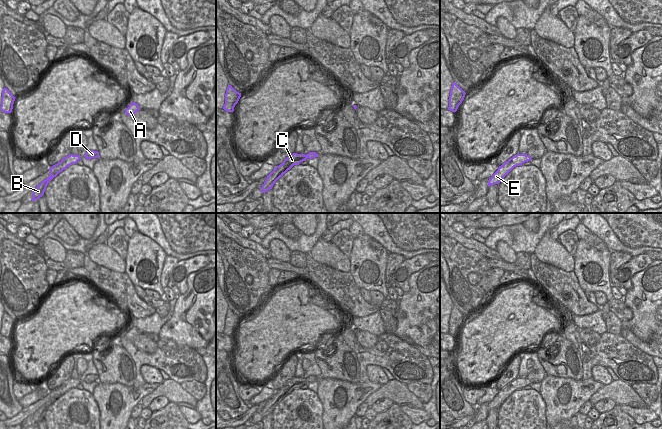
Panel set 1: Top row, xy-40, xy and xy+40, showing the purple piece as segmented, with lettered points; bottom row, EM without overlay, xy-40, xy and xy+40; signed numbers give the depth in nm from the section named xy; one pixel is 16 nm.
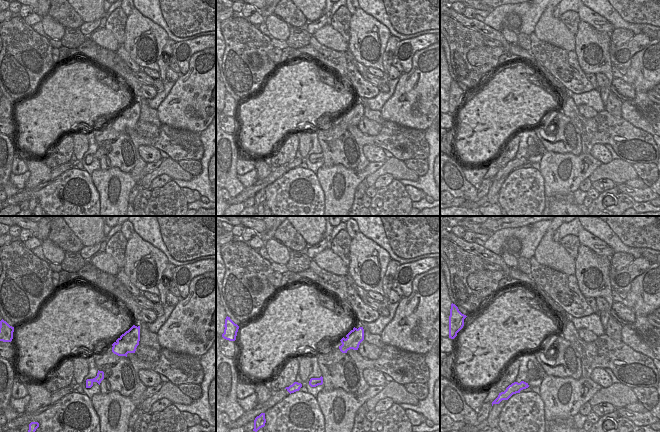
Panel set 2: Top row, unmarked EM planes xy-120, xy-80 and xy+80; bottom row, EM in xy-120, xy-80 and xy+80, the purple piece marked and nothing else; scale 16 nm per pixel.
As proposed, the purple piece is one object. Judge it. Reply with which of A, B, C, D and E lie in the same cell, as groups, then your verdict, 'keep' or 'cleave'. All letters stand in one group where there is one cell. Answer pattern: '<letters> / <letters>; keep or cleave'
A B C D E; keep

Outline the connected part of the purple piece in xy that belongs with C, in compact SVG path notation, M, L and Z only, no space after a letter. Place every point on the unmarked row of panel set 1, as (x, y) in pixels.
M309 376L308 378L297 378L293 377L288 380L282 388L276 390L275 393L267 400L264 408L261 411L261 416L265 417L272 413L275 406L282 401L288 394L294 389L299 389L301 386L306 385L307 382L312 383L318 381L316 376Z

